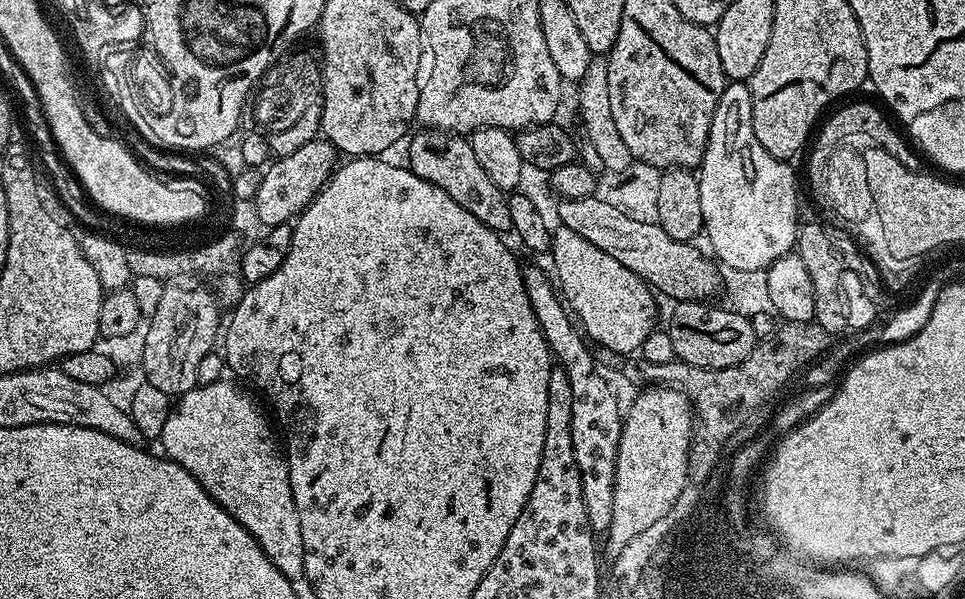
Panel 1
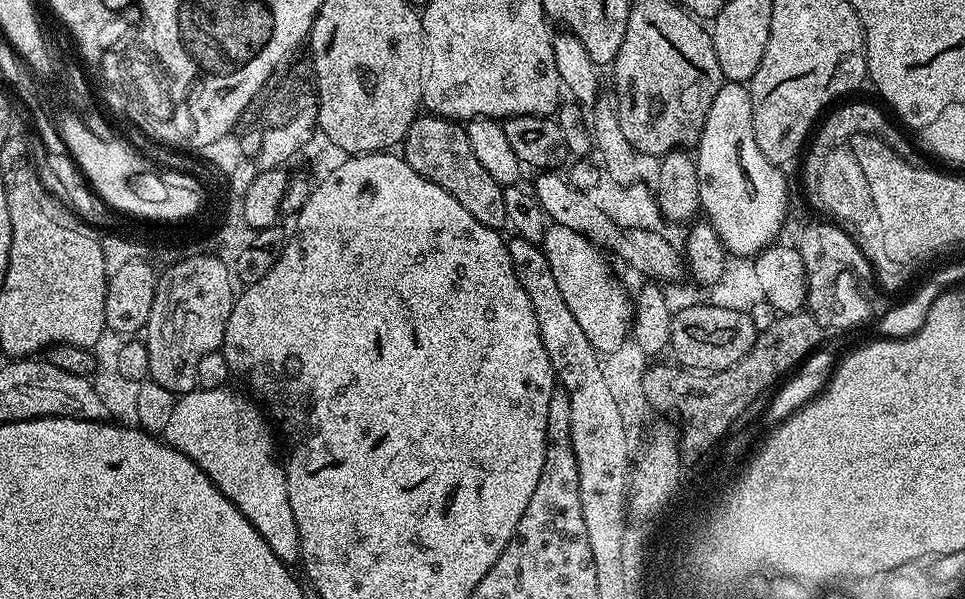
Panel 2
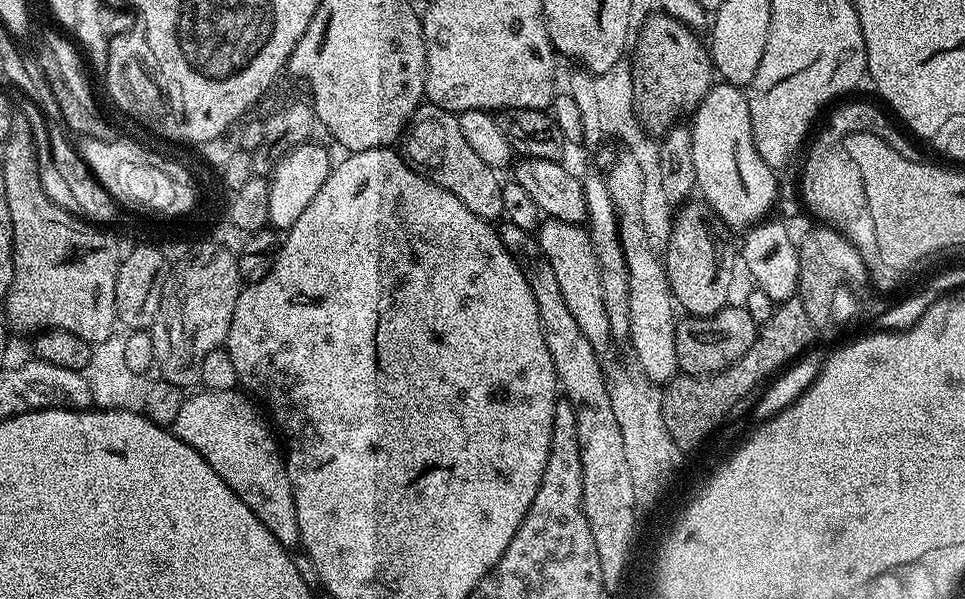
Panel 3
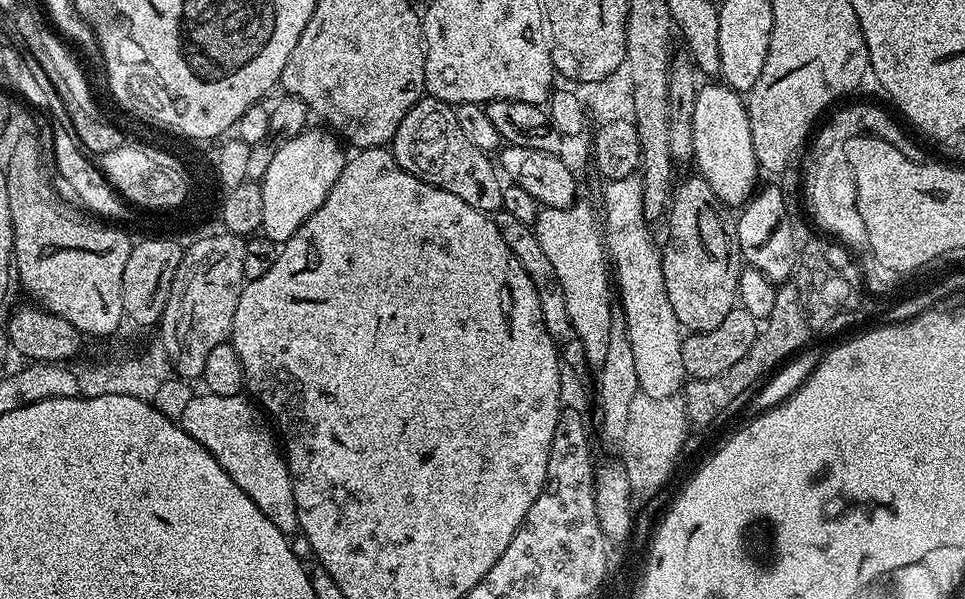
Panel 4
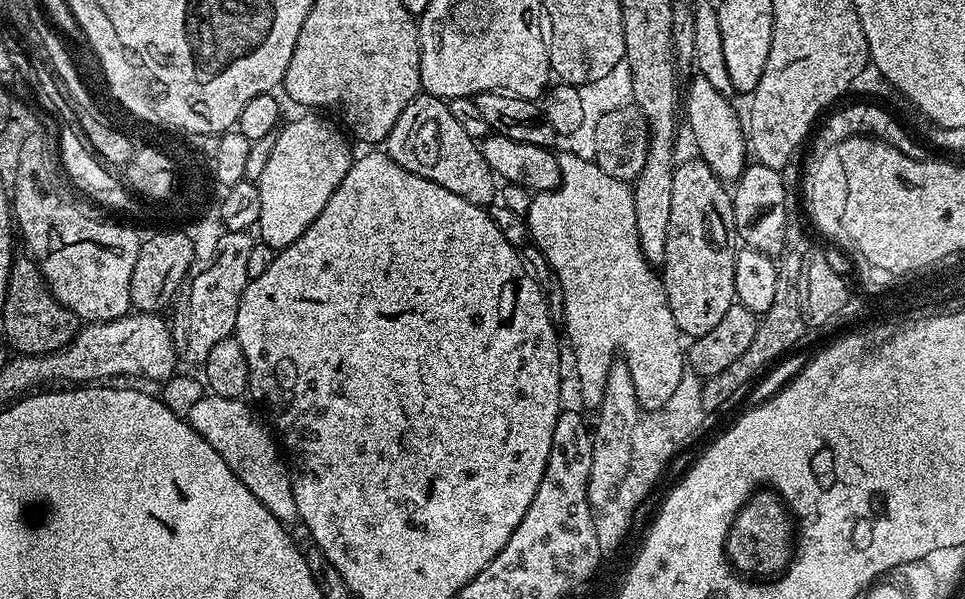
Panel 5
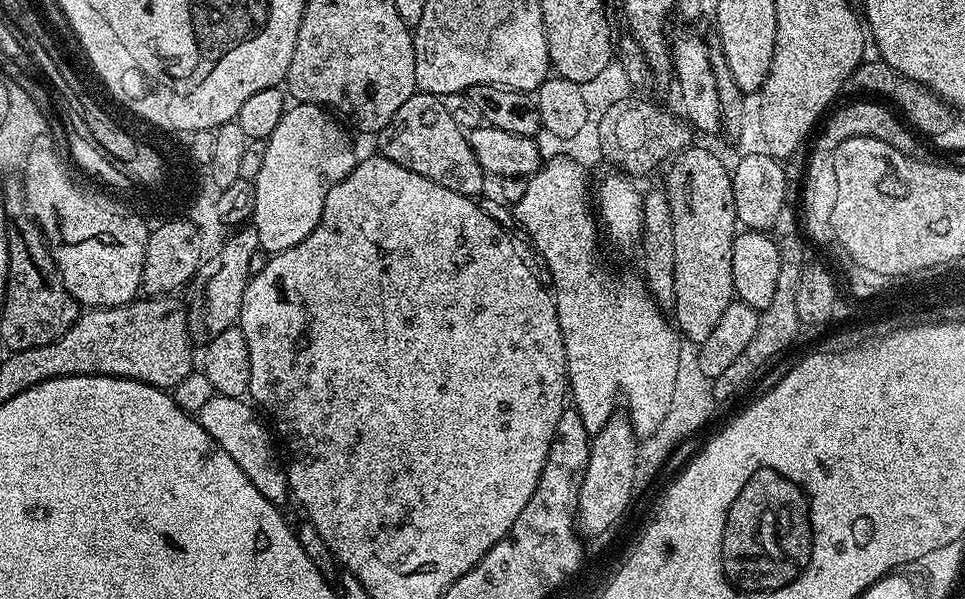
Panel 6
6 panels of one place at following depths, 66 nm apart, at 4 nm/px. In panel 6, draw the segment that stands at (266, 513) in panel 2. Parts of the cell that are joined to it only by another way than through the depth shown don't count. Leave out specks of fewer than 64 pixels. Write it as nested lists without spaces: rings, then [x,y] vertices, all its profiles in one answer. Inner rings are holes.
[[[214,394],[198,414],[200,425],[202,430],[206,430],[206,434],[210,434],[210,438],[214,438],[214,442],[218,442],[218,446],[222,446],[222,450],[226,450],[226,454],[230,454],[230,458],[234,458],[234,462],[238,462],[242,474],[246,474],[246,478],[250,478],[250,482],[258,486],[260,493],[269,502],[277,506],[283,505],[283,500],[287,501],[290,496],[285,465],[282,460],[280,464],[279,458],[276,457],[276,448],[264,429],[265,421],[251,403],[244,403],[245,401],[238,397]]]

